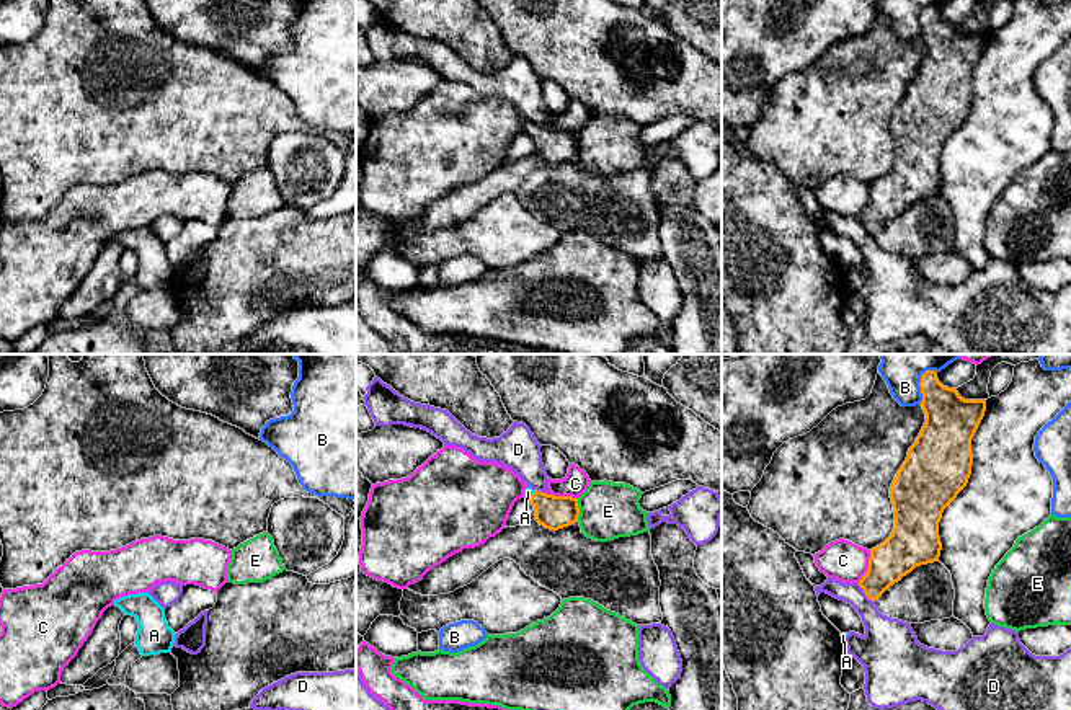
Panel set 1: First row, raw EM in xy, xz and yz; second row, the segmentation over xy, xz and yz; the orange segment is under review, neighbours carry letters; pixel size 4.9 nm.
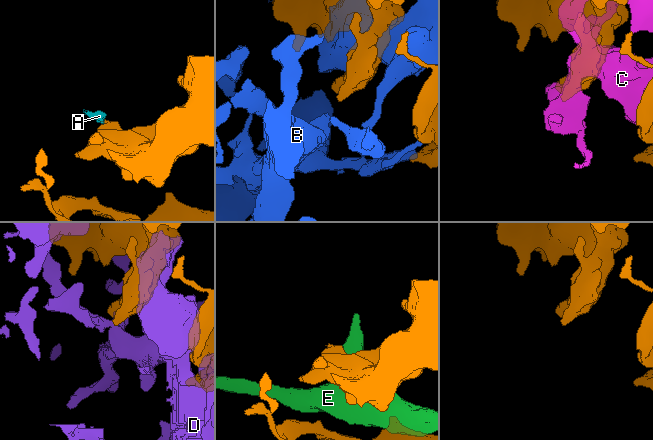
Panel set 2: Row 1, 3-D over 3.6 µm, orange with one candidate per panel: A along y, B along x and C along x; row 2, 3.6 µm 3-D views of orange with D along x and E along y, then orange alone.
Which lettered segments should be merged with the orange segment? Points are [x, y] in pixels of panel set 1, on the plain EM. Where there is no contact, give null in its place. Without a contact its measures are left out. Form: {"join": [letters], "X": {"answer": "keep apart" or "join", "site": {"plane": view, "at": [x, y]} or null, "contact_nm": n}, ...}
{"join": ["A"], "A": {"answer": "join", "site": {"plane": "xz", "at": [533, 129]}, "contact_nm": 60}, "B": {"answer": "keep apart", "site": {"plane": "yz", "at": [919, 18]}, "contact_nm": 190}, "C": {"answer": "keep apart", "site": {"plane": "yz", "at": [869, 201]}, "contact_nm": 170}, "D": {"answer": "keep apart", "site": {"plane": "yz", "at": [864, 226]}, "contact_nm": 130}, "E": {"answer": "keep apart", "site": {"plane": "xz", "at": [578, 144]}, "contact_nm": 110}}

